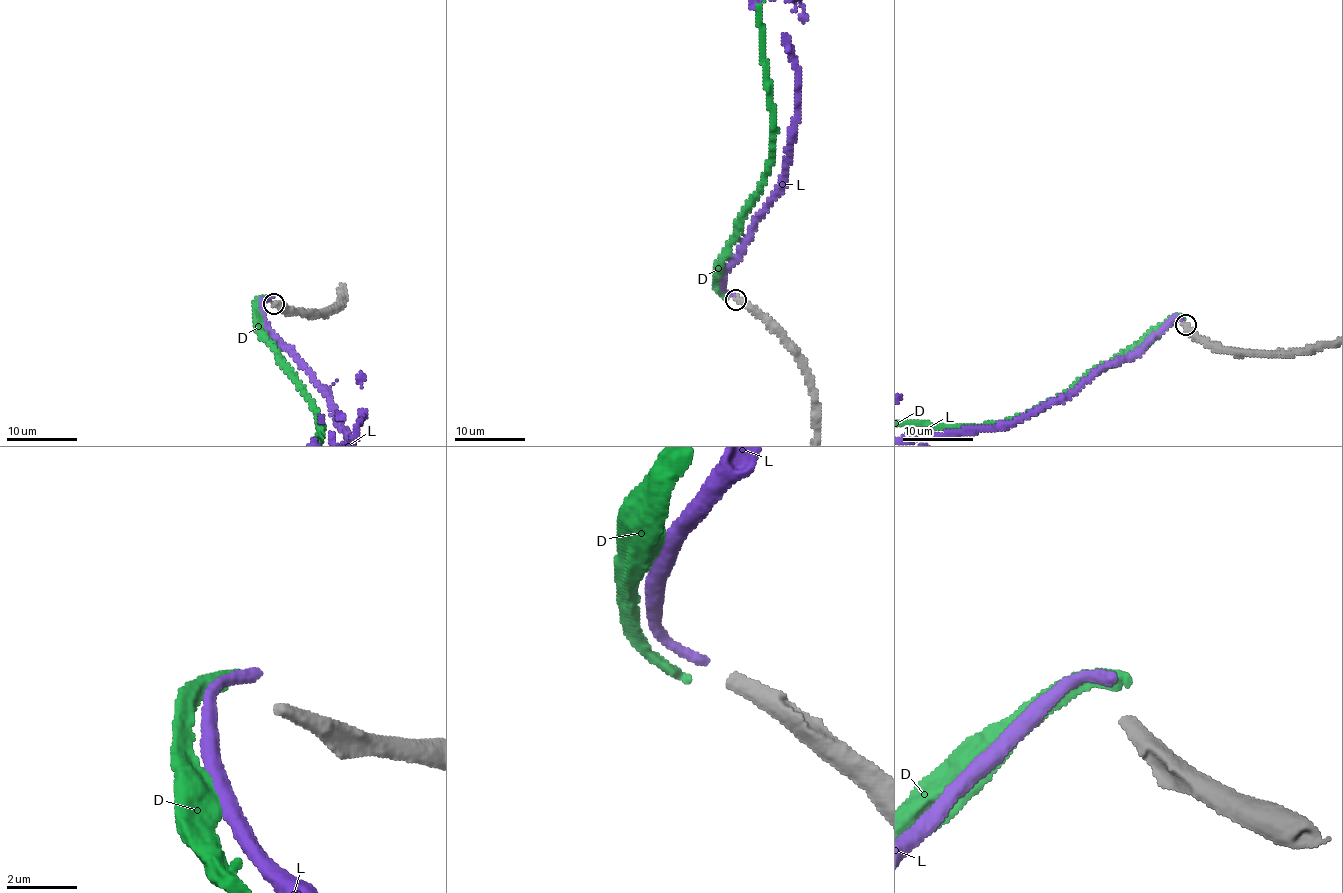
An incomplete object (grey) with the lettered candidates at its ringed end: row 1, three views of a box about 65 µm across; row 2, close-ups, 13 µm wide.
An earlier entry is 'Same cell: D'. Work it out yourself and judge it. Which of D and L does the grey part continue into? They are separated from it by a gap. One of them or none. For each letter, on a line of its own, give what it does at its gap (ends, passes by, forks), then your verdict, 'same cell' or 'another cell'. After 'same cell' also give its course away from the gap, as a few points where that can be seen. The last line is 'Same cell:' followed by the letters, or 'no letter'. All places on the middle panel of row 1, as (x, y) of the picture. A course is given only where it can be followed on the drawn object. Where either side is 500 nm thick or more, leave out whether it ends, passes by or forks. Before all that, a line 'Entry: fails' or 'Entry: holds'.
Entry: fails
D: it ends there; another cell
L: it ends there; another cell
Same cell: no letter

